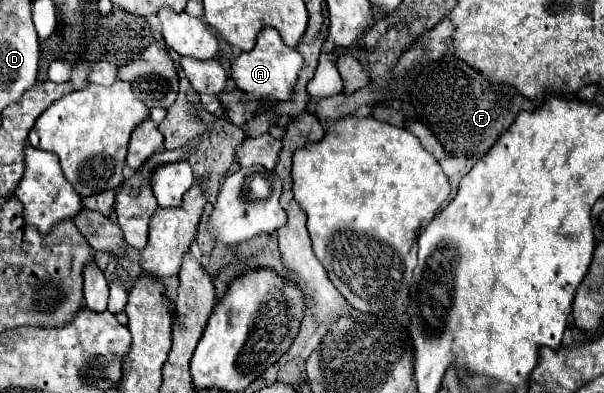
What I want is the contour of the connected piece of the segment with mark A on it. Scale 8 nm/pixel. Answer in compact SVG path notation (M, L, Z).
M262 27L258 33L256 47L248 53L240 53L232 61L230 77L234 79L234 83L238 85L240 91L244 91L246 95L250 95L254 99L270 95L276 101L286 101L292 95L292 89L296 85L302 65L304 65L302 55L294 47L284 45L284 41L280 39L280 35L274 27Z

